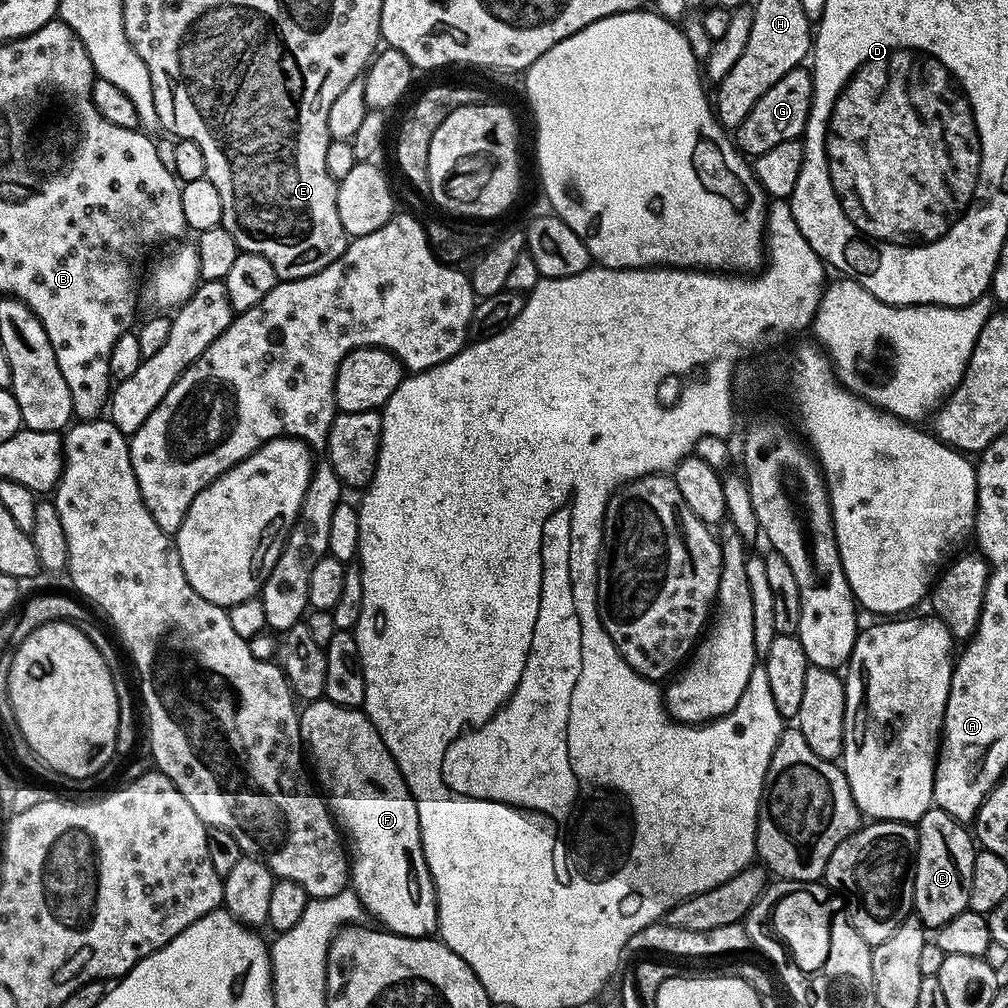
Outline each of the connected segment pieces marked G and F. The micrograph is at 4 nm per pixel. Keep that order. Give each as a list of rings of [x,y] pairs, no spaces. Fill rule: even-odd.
[[[801,66],[782,74],[758,102],[746,114],[746,118],[735,129],[734,143],[745,157],[755,158],[766,154],[766,150],[780,145],[781,142],[800,140],[804,135],[804,127],[812,105],[812,73],[807,67]]]
[[[323,698],[311,701],[305,708],[308,709],[299,713],[300,738],[318,784],[320,779],[322,795],[346,841],[350,853],[351,891],[359,898],[365,913],[387,931],[397,932],[399,936],[431,937],[438,928],[436,887],[422,850],[418,806],[398,770],[398,762],[394,762],[386,742],[382,742],[378,730],[363,711],[343,708]]]

